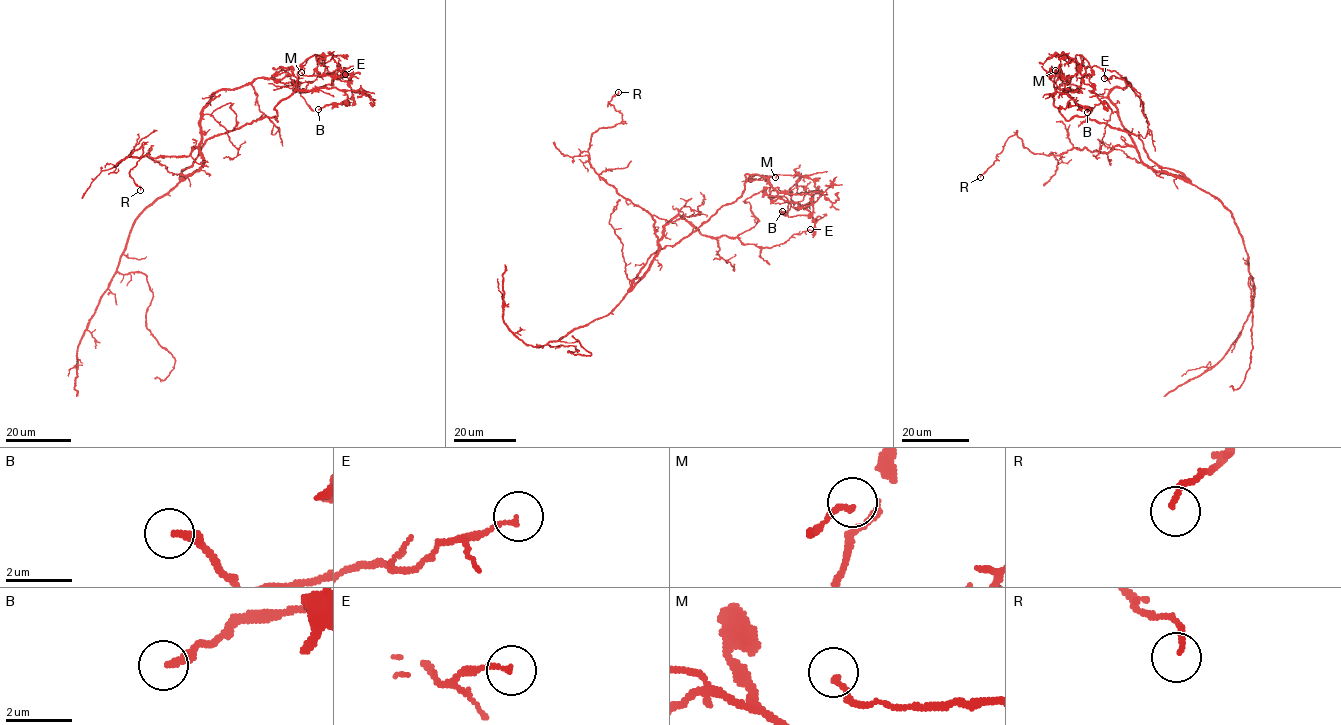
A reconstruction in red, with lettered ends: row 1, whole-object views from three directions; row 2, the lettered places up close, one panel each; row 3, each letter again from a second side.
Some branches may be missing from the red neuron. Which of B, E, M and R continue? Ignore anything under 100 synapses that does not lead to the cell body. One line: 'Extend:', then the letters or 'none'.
Extend: none

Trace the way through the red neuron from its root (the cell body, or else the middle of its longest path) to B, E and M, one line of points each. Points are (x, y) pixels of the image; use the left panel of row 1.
B: (190, 167), (208, 139), (277, 121), (275, 107), (295, 90), (347, 96), (318, 109)
E: (190, 167), (180, 175), (203, 163), (200, 120), (216, 92), (257, 78), (305, 82), (327, 72), (345, 74)
M: (190, 167), (208, 139), (277, 121), (275, 107), (295, 90), (330, 85), (337, 70), (350, 76), (301, 72)

